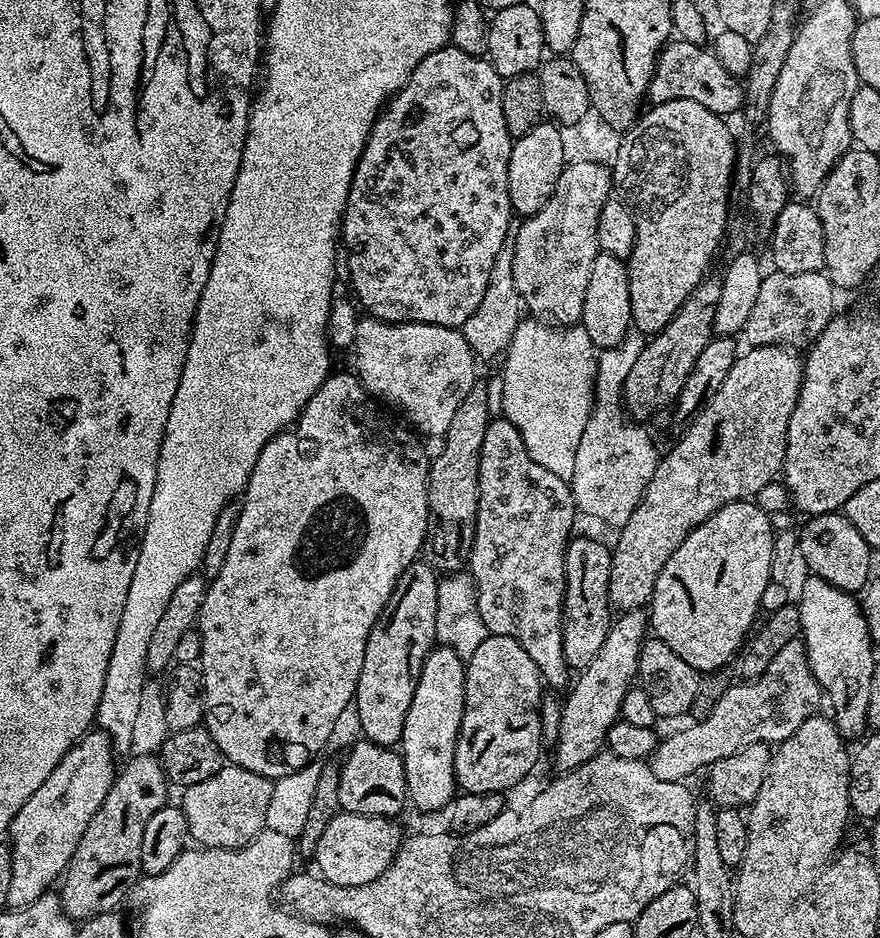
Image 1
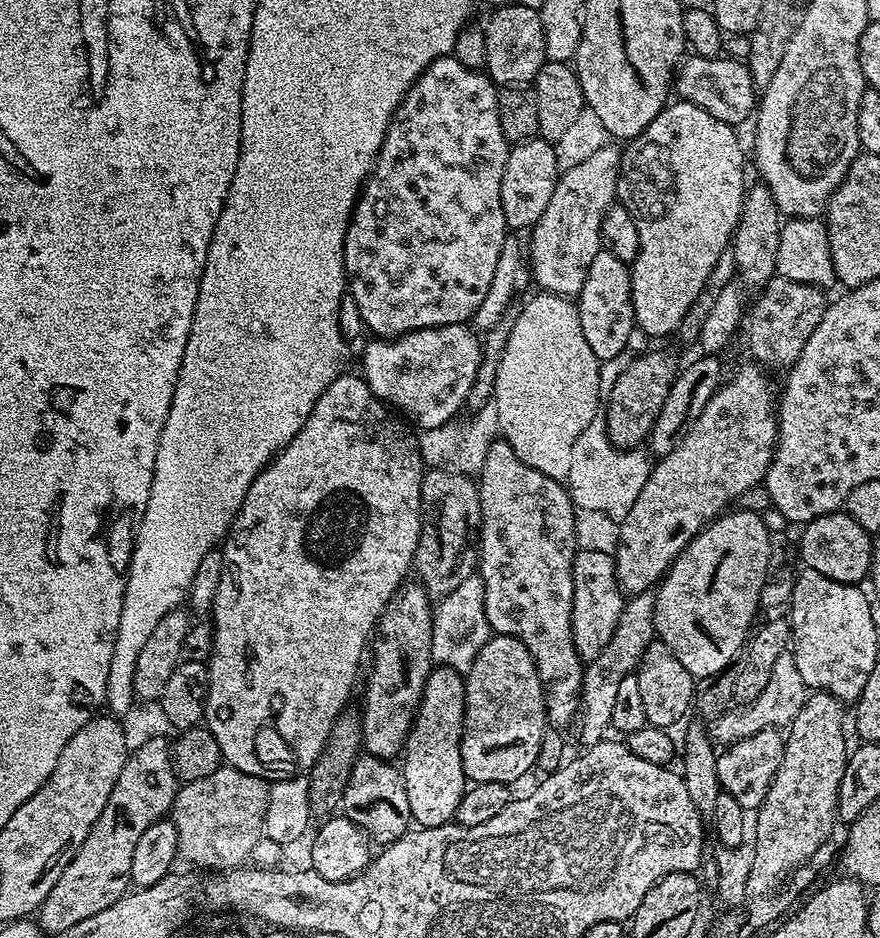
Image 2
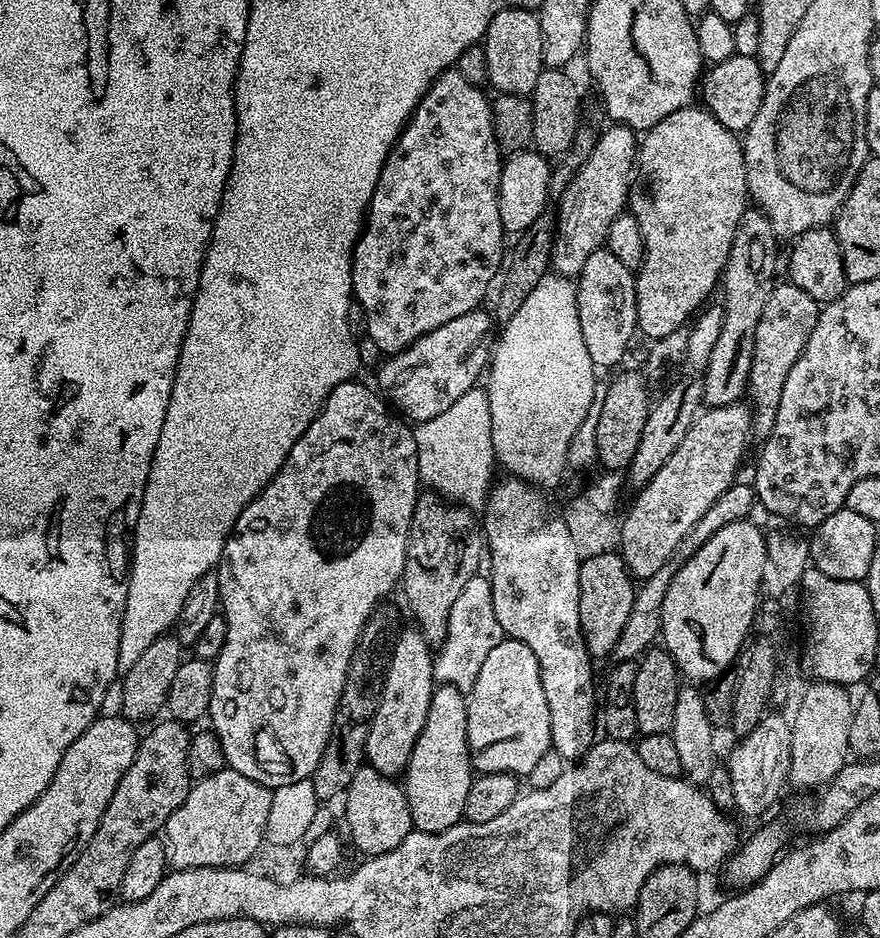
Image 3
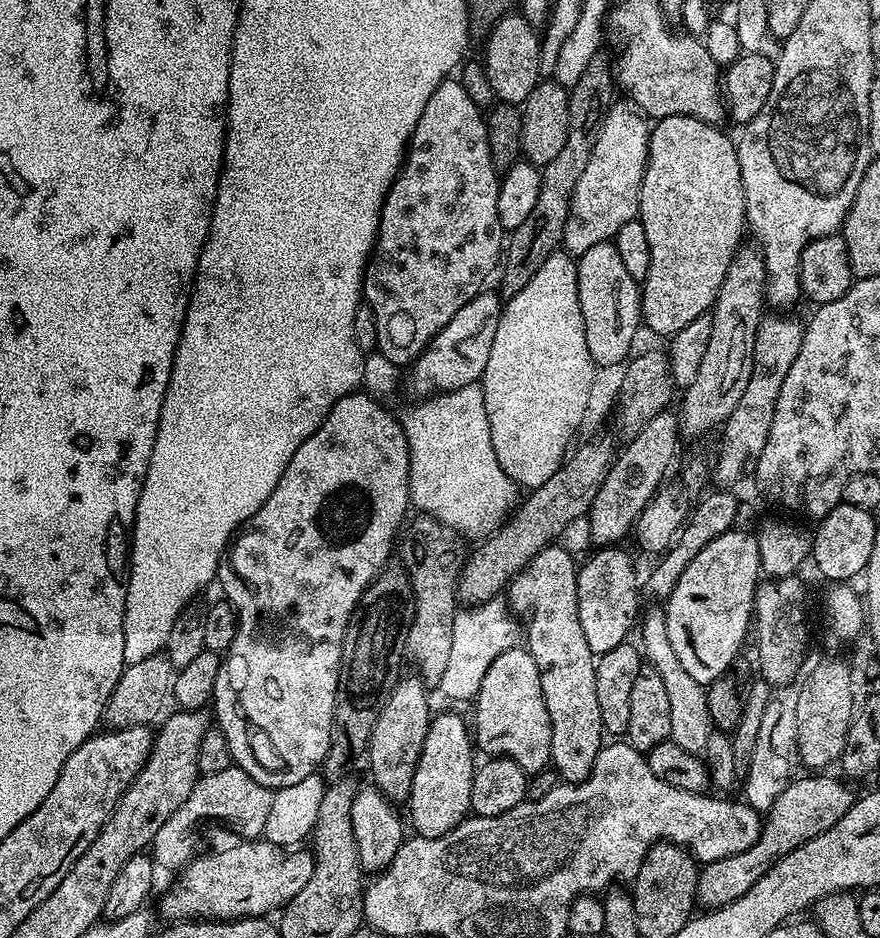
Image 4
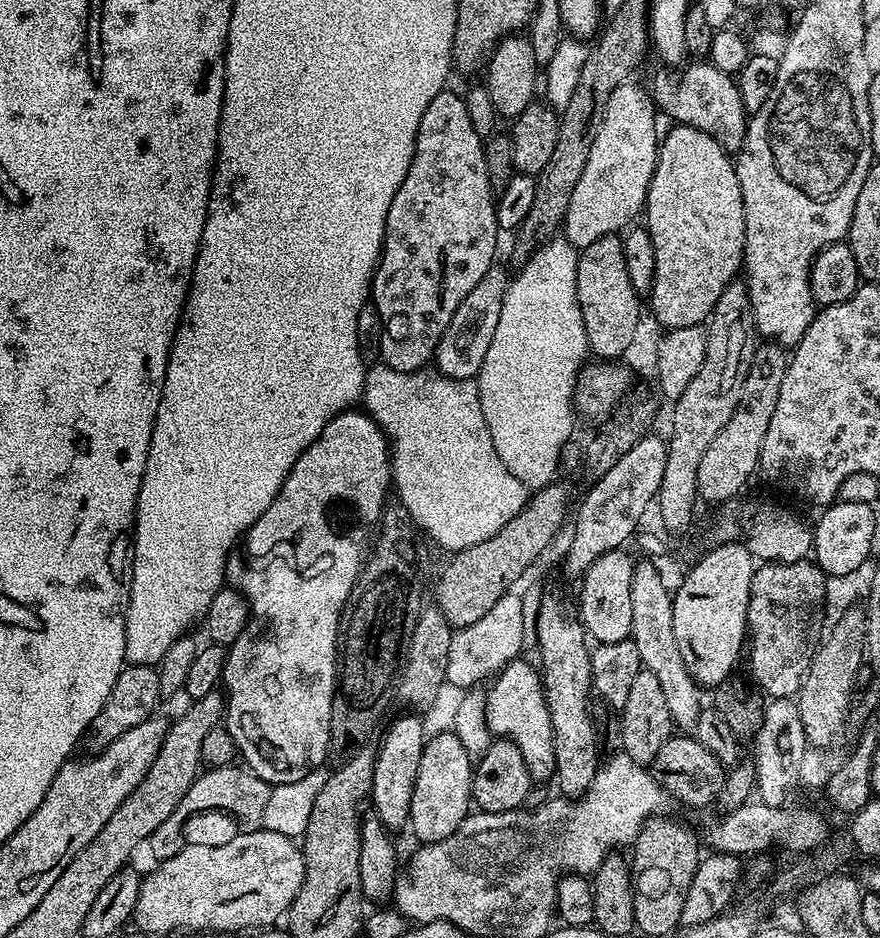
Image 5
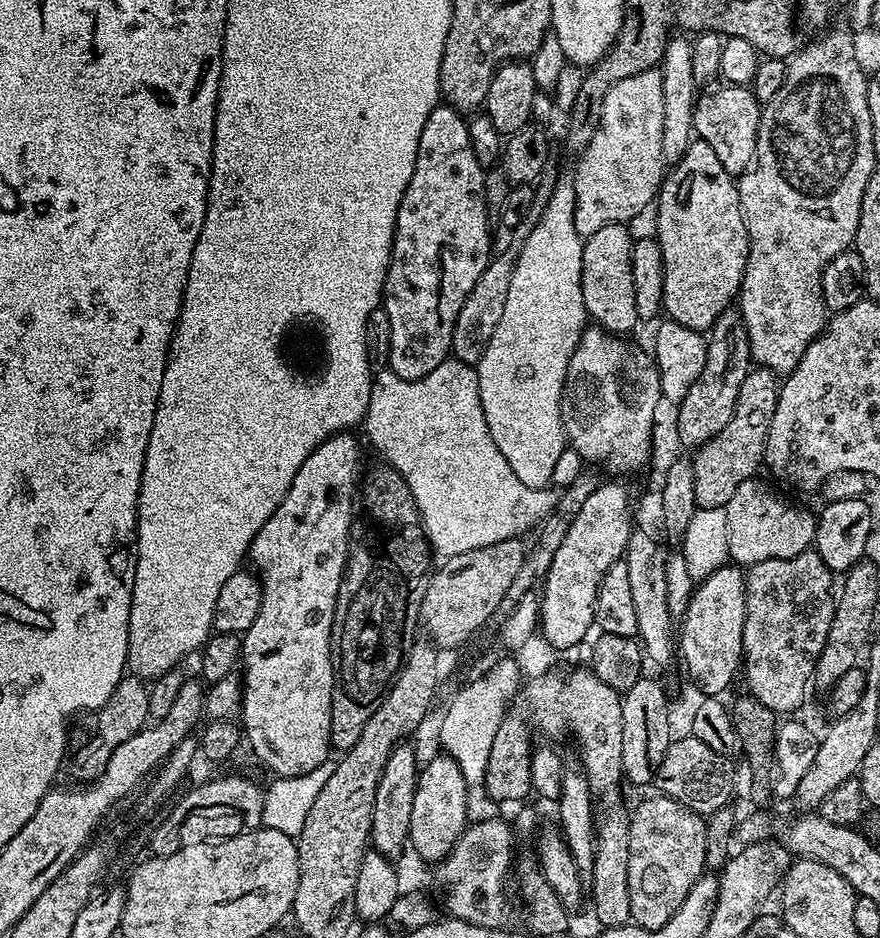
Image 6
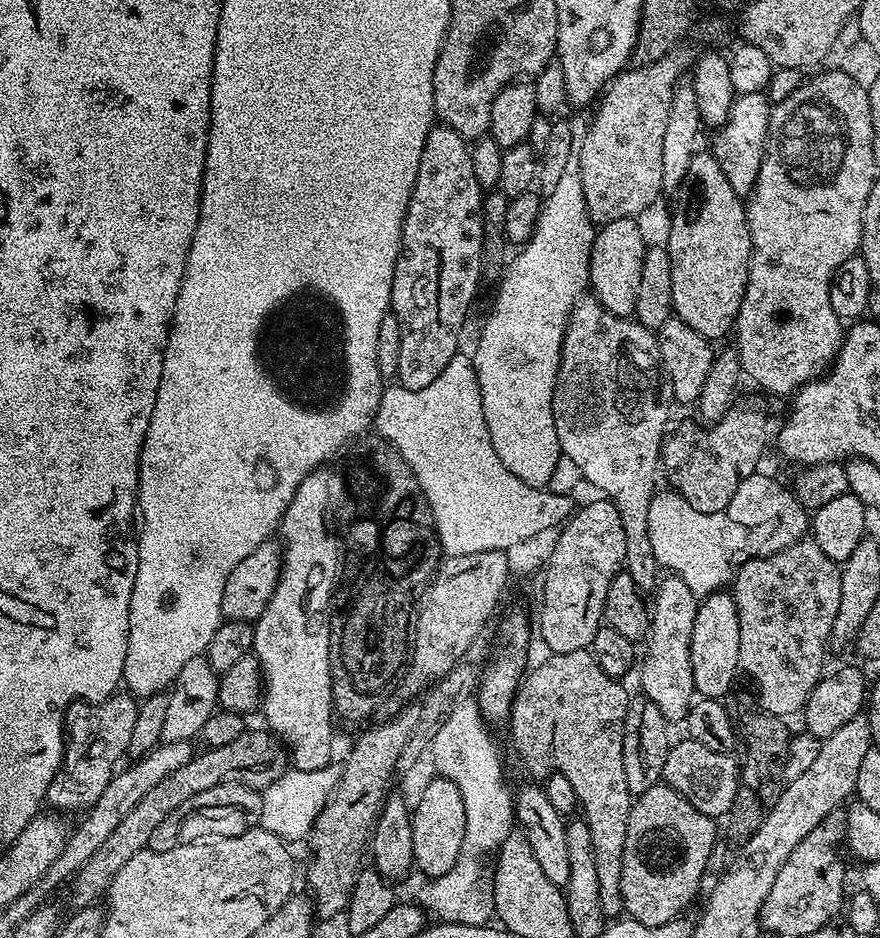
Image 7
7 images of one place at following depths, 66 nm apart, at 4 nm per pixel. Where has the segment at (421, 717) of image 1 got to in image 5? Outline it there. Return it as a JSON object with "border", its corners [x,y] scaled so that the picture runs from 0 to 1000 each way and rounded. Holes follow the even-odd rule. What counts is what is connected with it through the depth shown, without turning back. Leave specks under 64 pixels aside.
{"border":[[[510,778],[484,789],[480,812],[475,817],[475,829],[470,834],[470,851],[466,855],[466,887],[474,891],[477,900],[502,898],[502,893],[511,893],[511,889],[516,889],[516,885],[525,881],[525,876],[534,868],[536,857],[538,818],[538,807],[533,806],[525,791],[520,791],[517,780]]]}

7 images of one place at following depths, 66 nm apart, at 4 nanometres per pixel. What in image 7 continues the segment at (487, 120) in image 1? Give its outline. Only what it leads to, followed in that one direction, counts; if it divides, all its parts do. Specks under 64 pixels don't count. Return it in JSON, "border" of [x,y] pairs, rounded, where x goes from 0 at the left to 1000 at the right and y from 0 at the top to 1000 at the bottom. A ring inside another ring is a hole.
{"border":[[[497,131],[492,134],[484,147],[484,156],[480,156],[480,168],[475,173],[475,190],[470,194],[468,210],[464,216],[464,227],[457,241],[457,254],[455,255],[455,270],[448,284],[448,296],[445,297],[445,326],[444,336],[452,339],[452,348],[457,356],[457,374],[452,376],[452,394],[449,404],[452,409],[461,416],[480,416],[489,407],[500,400],[520,376],[523,367],[523,353],[527,350],[527,340],[532,337],[532,327],[541,316],[541,306],[548,303],[548,283],[550,279],[550,255],[548,254],[548,241],[550,240],[550,211],[543,191],[539,188],[539,180],[535,176],[535,161],[533,150],[527,149],[516,139]]]}

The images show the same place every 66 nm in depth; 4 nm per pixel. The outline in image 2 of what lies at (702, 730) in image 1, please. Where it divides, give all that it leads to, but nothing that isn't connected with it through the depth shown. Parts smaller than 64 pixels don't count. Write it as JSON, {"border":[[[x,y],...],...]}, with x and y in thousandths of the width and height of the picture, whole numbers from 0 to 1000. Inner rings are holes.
{"border":[[[893,693],[884,701],[884,706],[880,706],[880,714],[875,719],[875,727],[870,731],[870,736],[866,736],[866,740],[861,740],[861,744],[838,749],[820,760],[808,773],[807,784],[810,790],[826,795],[836,793],[843,787],[852,787],[852,783],[861,783],[872,776],[890,777],[892,774],[899,773],[919,741],[920,735],[913,729],[911,722],[907,719],[901,696]]]}

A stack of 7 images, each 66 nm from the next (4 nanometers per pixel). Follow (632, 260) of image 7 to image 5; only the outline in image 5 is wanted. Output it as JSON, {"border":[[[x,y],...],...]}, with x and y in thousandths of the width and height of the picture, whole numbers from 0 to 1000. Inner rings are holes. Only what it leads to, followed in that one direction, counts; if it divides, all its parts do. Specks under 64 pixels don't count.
{"border":[[[703,251],[680,254],[680,258],[670,258],[670,262],[658,265],[658,271],[655,308],[668,370],[674,381],[695,386],[705,382],[723,362],[730,320],[724,316],[720,305],[716,305],[716,292],[711,292],[711,275],[707,271],[707,255]]]}

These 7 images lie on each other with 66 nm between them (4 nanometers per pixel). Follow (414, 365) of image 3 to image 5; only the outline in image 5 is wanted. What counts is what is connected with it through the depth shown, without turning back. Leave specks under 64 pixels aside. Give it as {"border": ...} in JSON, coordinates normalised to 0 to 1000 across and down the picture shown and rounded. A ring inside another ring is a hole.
{"border":[[[561,281],[548,294],[543,304],[530,313],[495,370],[493,386],[498,388],[497,396],[501,400],[518,404],[538,404],[544,400],[548,385],[561,360],[563,349],[566,348],[566,338],[570,333],[570,322],[578,302],[578,290],[568,285],[568,281]]]}

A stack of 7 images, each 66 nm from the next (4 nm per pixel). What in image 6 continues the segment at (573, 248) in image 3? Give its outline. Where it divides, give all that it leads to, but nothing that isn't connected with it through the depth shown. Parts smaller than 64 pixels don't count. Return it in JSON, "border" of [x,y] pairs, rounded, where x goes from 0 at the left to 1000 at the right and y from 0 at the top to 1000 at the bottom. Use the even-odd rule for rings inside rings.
{"border":[[[744,71],[702,86],[689,98],[683,128],[669,154],[658,163],[650,192],[655,204],[652,241],[659,252],[666,254],[684,241],[713,240],[744,214],[757,187],[752,164],[753,91],[753,76]]]}

